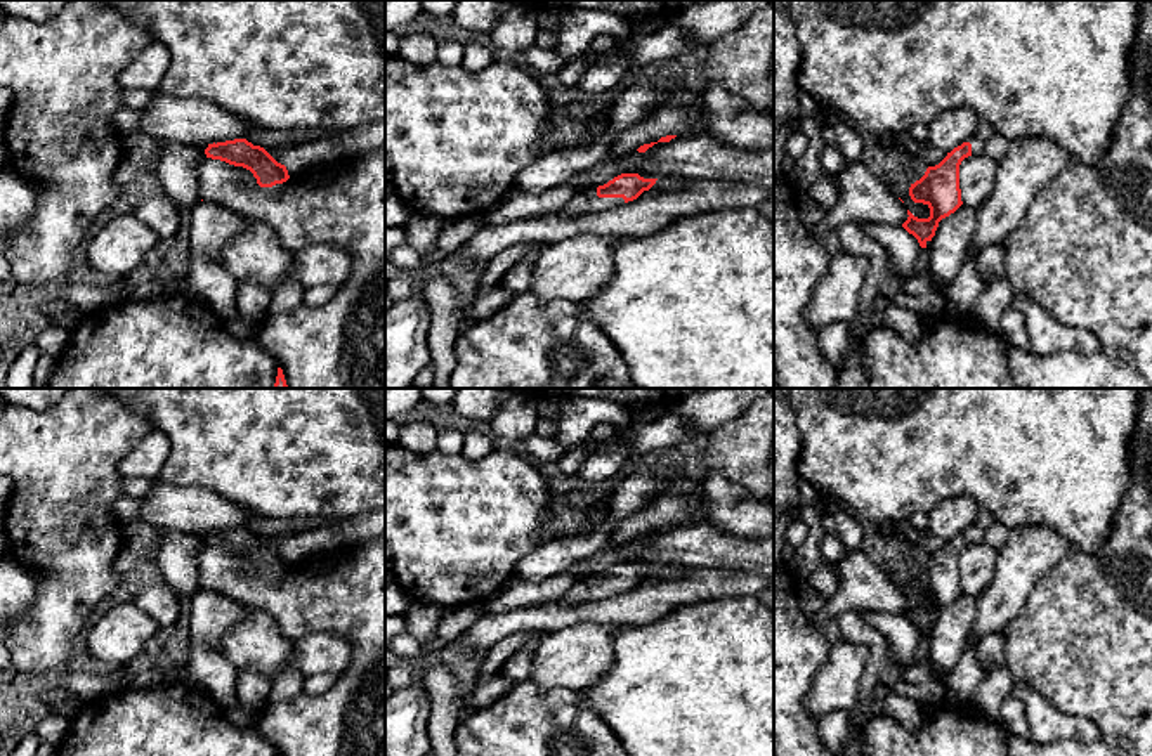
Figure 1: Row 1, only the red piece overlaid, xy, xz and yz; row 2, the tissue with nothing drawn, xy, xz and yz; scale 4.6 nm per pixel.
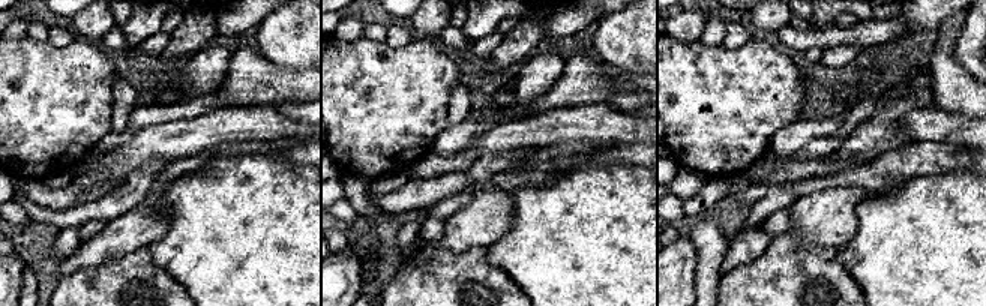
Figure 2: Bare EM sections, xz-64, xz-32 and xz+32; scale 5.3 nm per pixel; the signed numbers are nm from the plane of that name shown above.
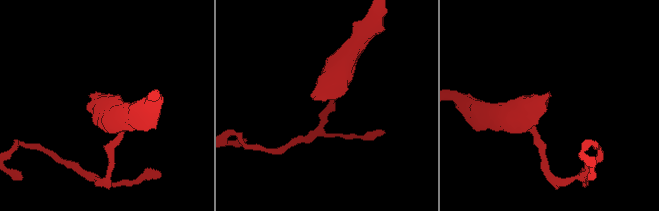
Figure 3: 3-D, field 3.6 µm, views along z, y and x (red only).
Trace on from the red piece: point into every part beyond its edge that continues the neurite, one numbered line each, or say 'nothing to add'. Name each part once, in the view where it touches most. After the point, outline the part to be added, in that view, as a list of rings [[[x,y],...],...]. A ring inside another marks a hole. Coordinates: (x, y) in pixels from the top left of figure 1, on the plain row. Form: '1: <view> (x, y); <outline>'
1: xz (585, 590); [[[585,577],[573,583],[564,593],[560,607],[574,609],[581,603],[605,600],[625,593],[623,586],[599,586],[597,577]]]

